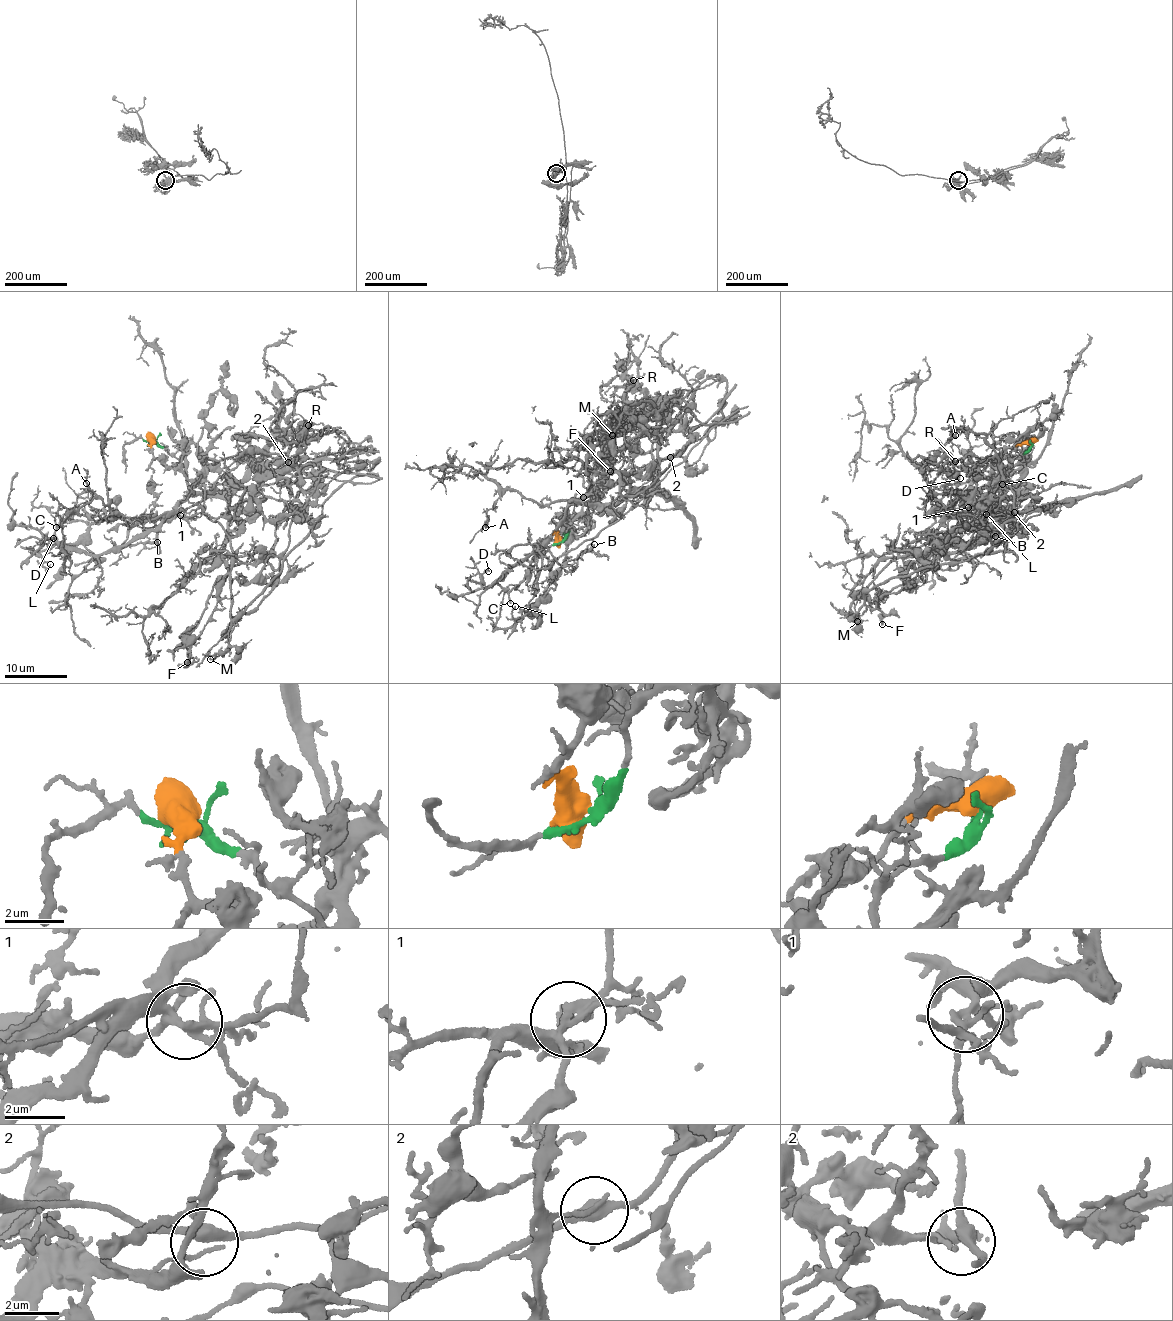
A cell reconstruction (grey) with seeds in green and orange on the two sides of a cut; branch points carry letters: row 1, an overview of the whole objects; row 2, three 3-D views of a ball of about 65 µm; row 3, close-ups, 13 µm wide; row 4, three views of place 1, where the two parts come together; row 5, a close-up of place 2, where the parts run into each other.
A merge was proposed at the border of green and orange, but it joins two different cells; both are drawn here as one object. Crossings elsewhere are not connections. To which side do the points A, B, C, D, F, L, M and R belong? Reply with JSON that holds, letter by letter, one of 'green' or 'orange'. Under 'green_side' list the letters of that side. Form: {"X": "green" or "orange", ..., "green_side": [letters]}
{"A": "green", "B": "green", "C": "green", "D": "green", "F": "orange", "L": "orange", "M": "orange", "R": "orange", "green_side": ["A", "B", "C", "D"]}

